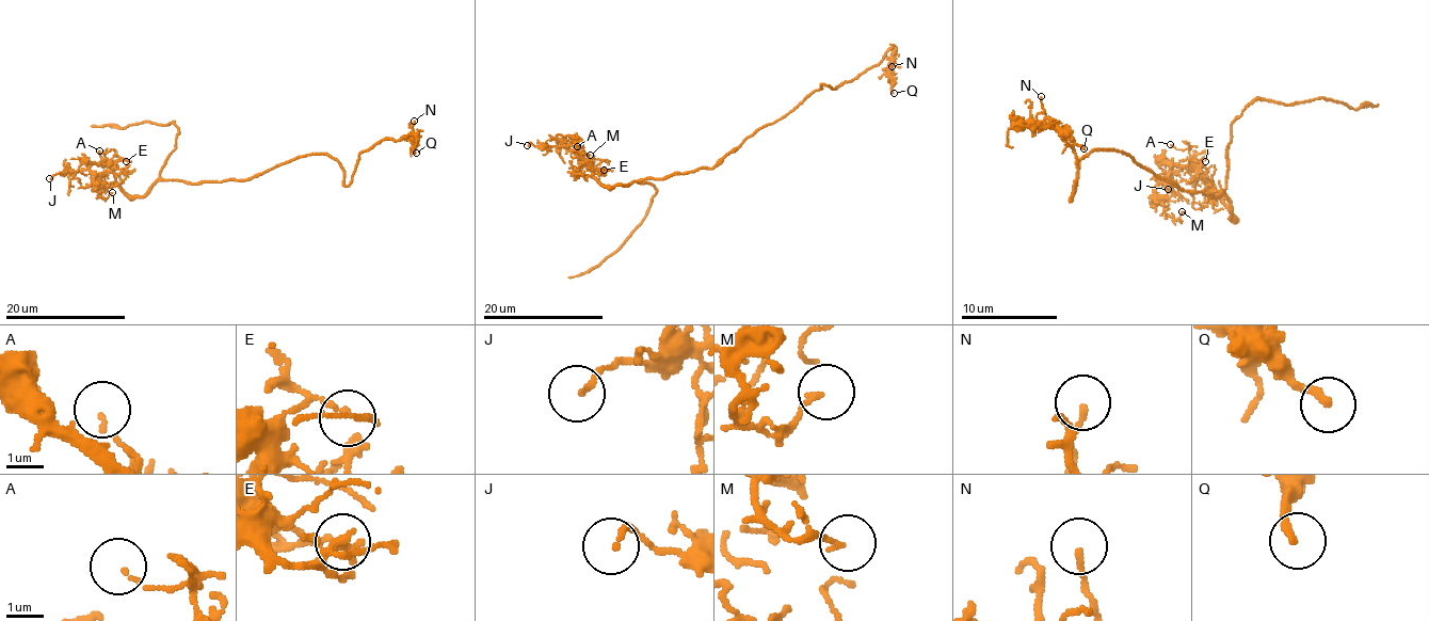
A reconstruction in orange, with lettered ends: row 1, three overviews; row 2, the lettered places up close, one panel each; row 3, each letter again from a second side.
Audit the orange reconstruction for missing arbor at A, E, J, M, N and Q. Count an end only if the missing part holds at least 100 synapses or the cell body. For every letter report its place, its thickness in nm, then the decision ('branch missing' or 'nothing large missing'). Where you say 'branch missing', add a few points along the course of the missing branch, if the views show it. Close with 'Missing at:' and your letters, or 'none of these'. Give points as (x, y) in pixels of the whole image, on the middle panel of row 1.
A: place (577, 146); calibre 80 nm; nothing large missing
E: place (604, 170); calibre 120 nm; nothing large missing
J: place (527, 145); calibre 130 nm; nothing large missing
M: place (590, 155); calibre 120 nm; nothing large missing
N: place (892, 66); calibre 130 nm; nothing large missing
Q: place (894, 93); calibre 200 nm; nothing large missing
Missing at: none of these

